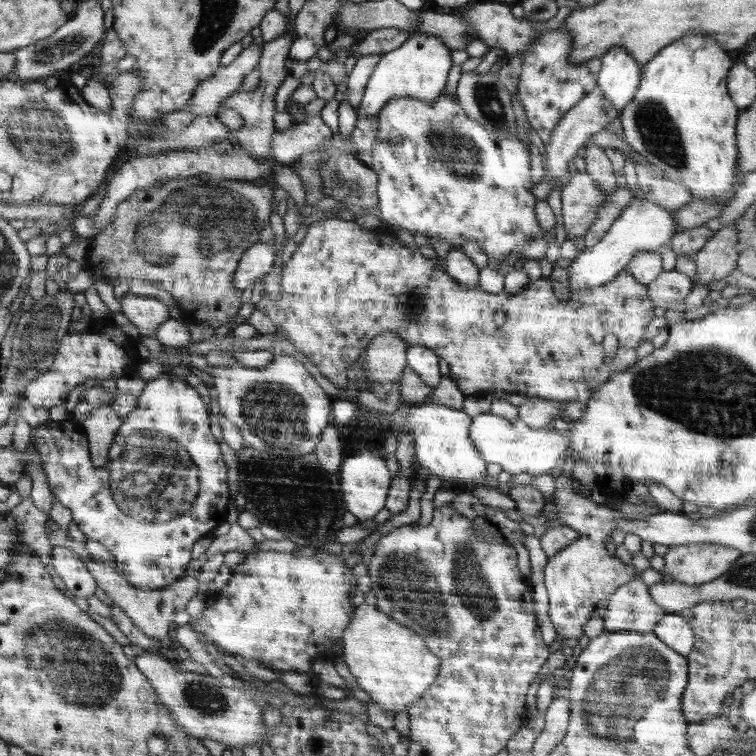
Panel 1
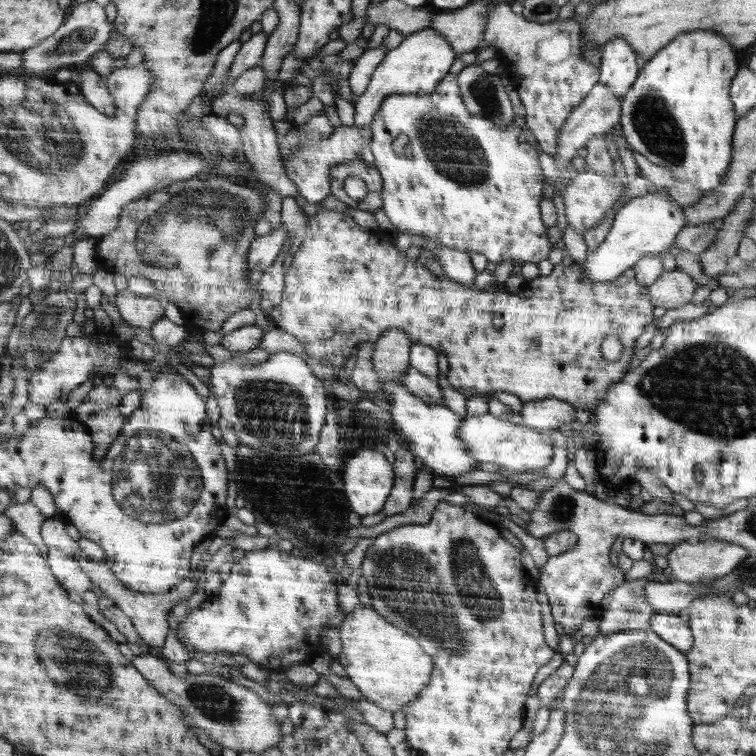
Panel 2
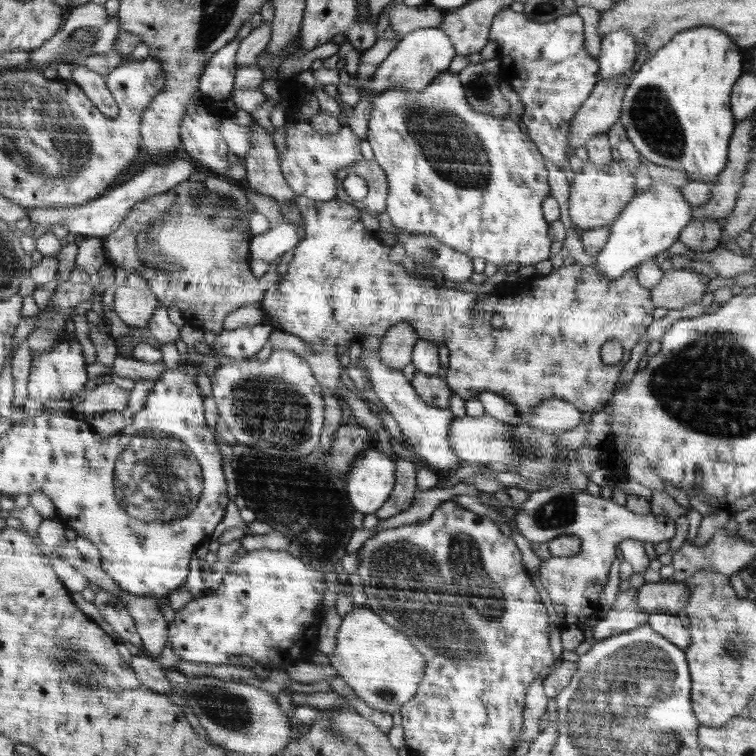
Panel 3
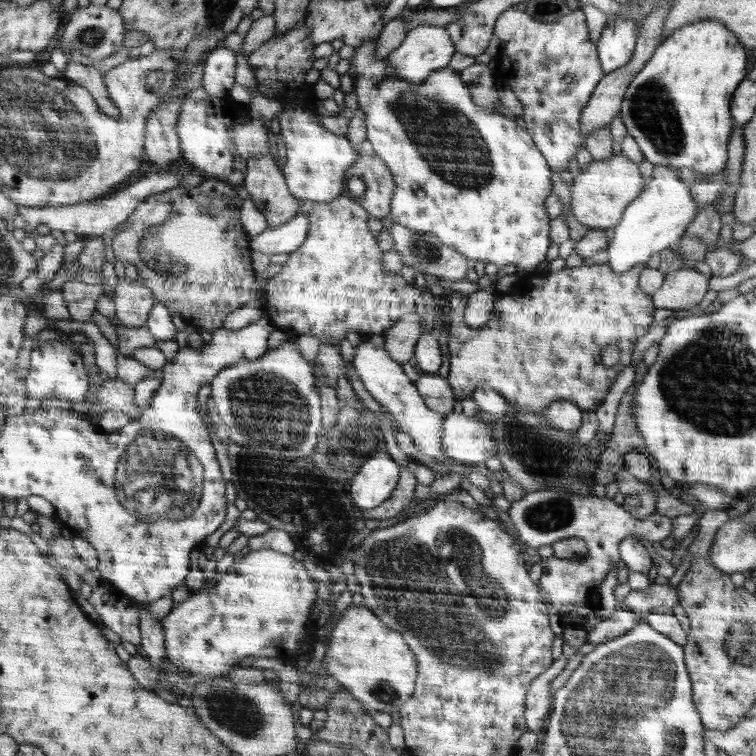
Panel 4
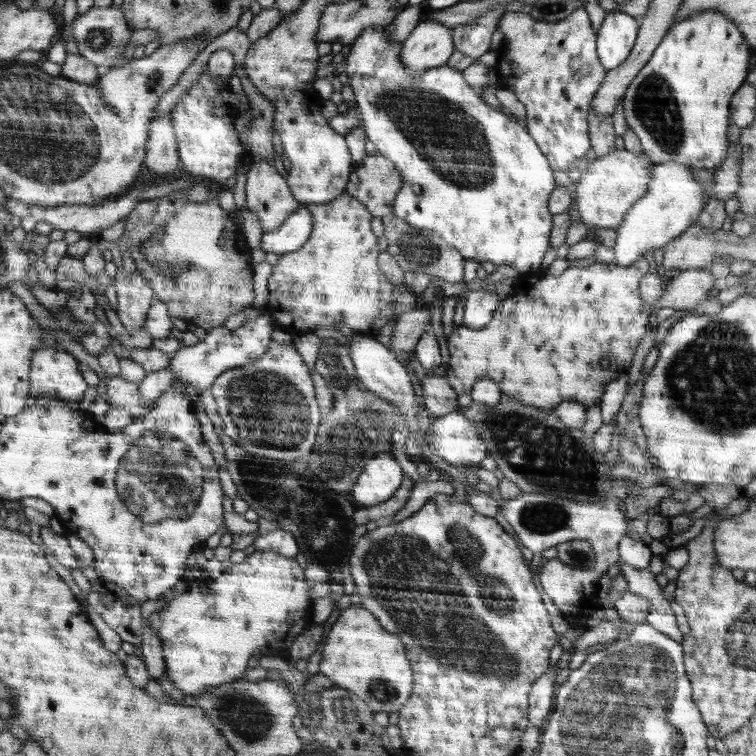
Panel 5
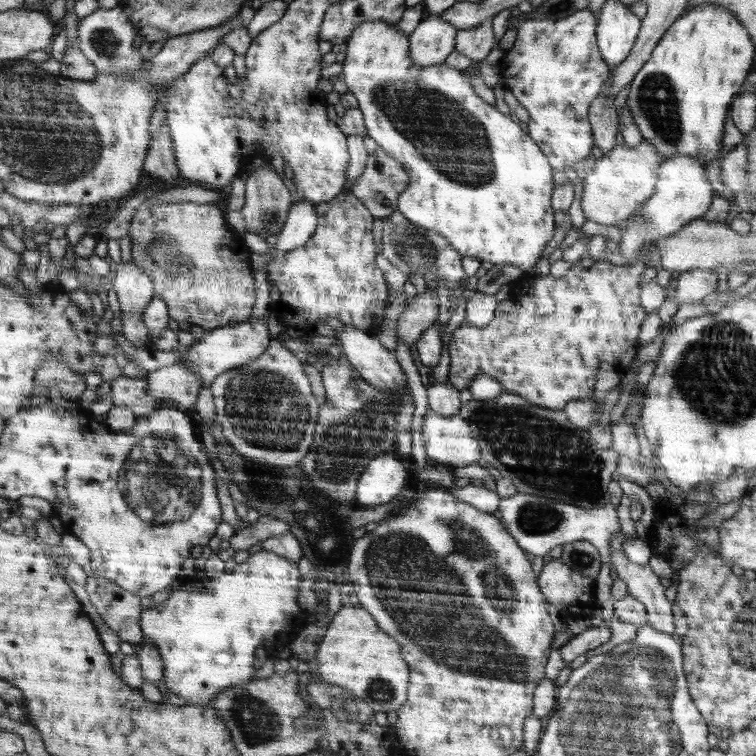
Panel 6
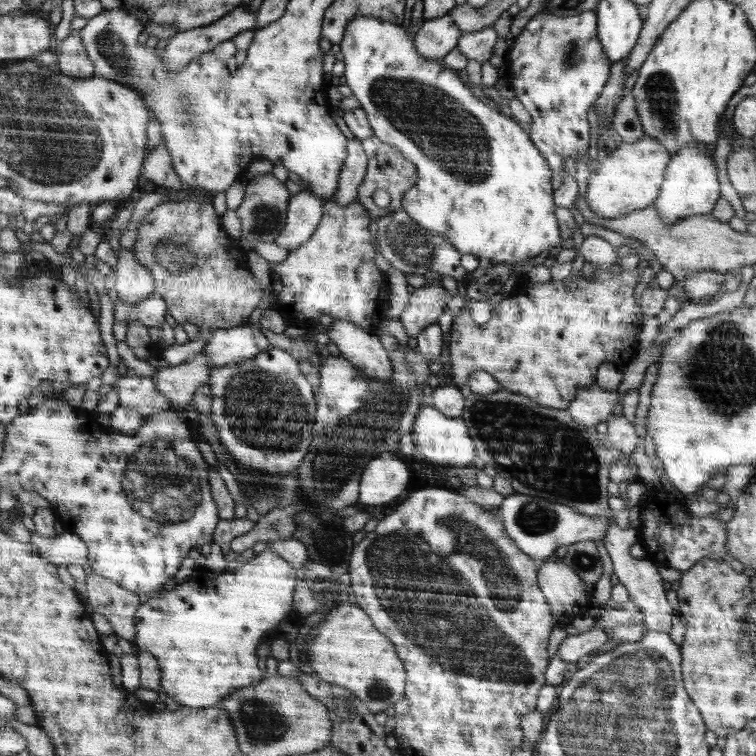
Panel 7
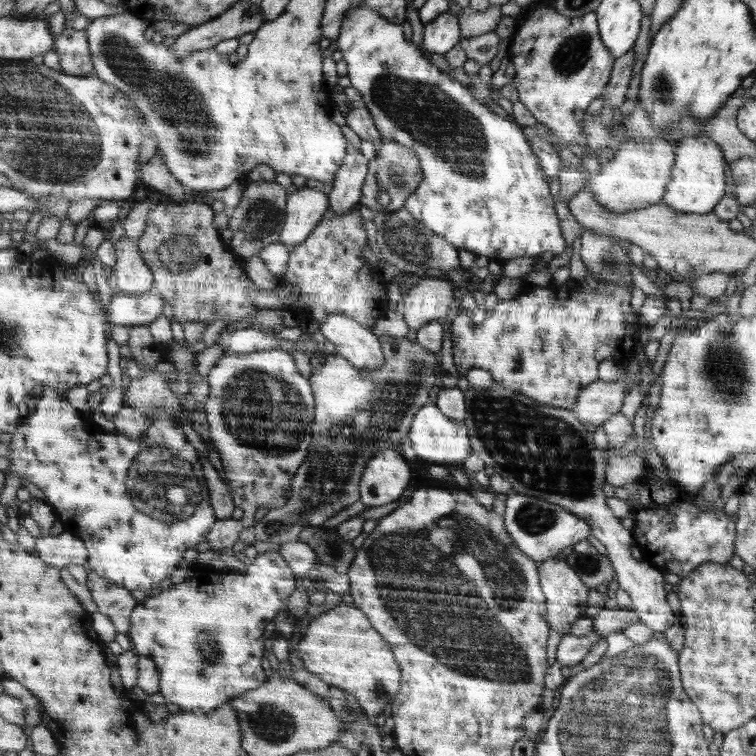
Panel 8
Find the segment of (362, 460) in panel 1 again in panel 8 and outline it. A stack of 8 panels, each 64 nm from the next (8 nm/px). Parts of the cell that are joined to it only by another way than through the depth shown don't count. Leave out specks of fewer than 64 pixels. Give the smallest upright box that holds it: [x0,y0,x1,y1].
[359,450,410,507]

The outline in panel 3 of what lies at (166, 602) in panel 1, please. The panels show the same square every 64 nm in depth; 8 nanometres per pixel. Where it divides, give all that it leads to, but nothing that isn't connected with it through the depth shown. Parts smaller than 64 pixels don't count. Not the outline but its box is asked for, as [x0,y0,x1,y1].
[52,541,169,659]

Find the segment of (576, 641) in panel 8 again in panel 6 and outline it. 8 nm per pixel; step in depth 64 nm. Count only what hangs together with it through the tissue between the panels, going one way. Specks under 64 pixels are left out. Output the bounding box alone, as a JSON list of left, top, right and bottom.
[561,623,610,665]

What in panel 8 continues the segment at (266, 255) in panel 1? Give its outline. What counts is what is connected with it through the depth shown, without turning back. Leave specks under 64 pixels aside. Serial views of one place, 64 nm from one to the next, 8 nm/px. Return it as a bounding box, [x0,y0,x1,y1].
[279,189,330,249]

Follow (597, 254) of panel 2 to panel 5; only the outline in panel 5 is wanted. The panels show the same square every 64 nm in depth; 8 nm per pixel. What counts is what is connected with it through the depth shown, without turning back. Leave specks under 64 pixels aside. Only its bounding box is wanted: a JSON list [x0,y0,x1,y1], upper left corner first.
[613,163,708,268]

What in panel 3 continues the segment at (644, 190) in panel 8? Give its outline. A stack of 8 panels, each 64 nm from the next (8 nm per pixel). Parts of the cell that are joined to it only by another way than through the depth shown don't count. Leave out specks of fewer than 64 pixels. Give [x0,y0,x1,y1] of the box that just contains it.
[569,162,635,231]

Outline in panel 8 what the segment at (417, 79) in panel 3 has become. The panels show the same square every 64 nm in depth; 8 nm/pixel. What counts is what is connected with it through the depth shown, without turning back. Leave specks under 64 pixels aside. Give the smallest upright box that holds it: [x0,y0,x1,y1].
[422,11,460,54]

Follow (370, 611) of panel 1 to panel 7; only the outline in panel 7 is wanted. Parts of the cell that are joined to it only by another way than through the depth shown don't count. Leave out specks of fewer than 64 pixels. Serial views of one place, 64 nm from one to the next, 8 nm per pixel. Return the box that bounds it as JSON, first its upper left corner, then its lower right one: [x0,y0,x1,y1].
[308,601,406,715]

